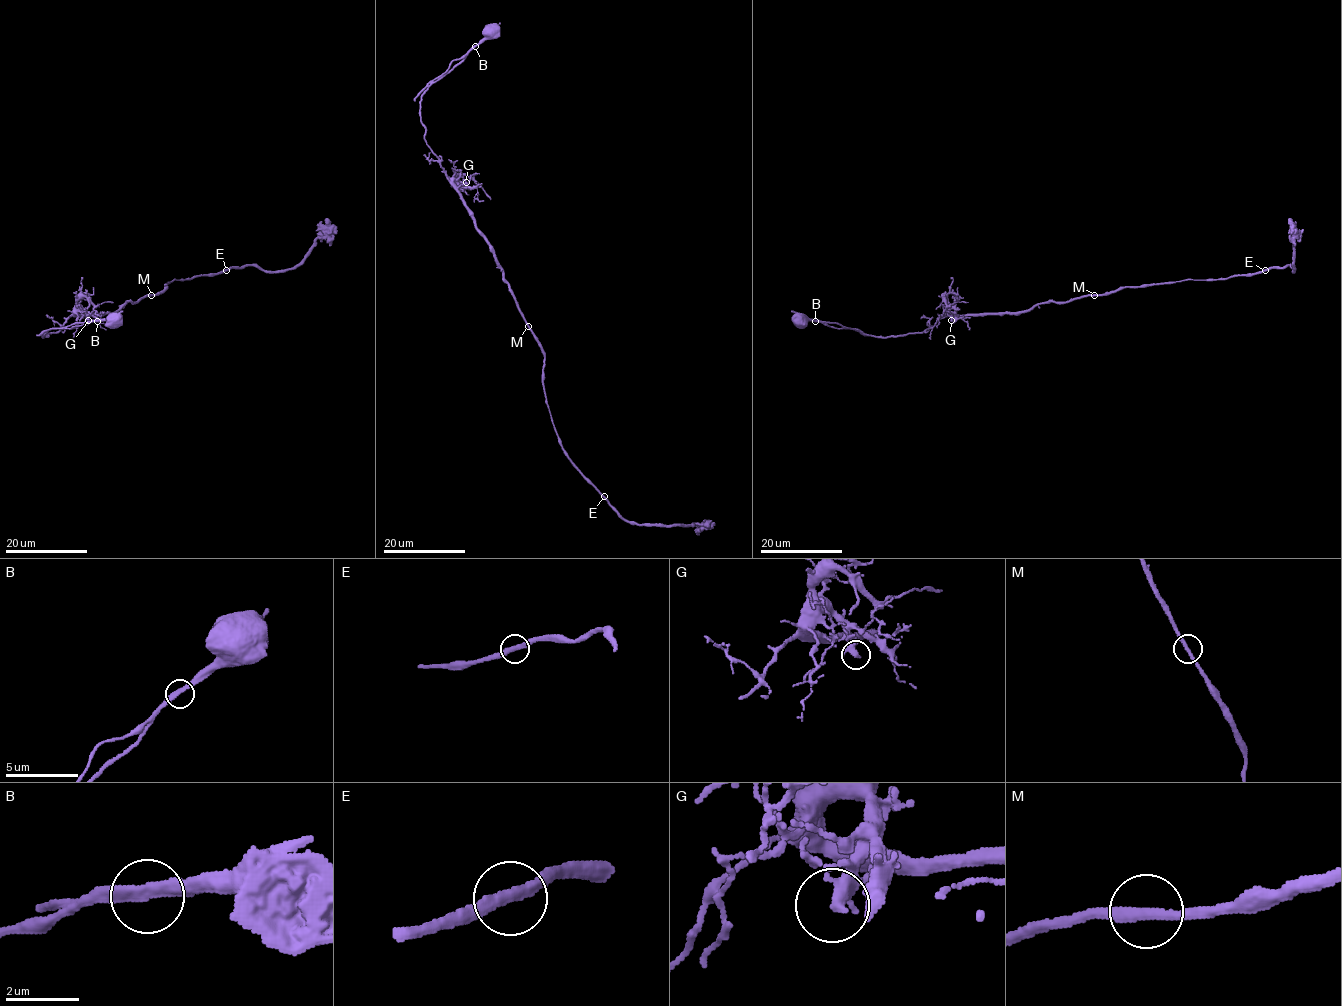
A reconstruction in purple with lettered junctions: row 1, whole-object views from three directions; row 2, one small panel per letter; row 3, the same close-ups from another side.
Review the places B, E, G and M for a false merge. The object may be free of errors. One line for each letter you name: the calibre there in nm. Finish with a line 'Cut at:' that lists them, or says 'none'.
B: calibre 280 nm
Cut at: B

